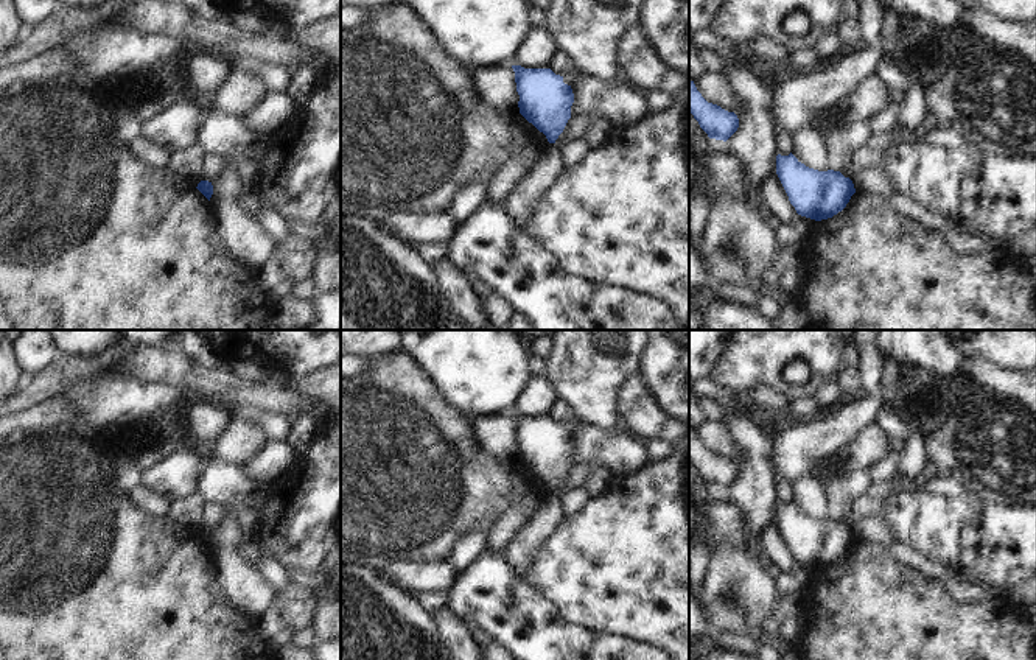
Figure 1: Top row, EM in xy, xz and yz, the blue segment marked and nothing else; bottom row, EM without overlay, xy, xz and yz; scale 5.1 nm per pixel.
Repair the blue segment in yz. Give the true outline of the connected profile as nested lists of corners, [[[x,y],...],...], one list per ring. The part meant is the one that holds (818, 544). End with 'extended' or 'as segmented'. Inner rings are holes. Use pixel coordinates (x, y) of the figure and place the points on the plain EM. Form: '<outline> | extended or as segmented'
[[[792,501],[776,504],[776,523],[796,562],[815,570],[842,560],[856,542],[852,529],[840,520],[809,517]]] | as segmented

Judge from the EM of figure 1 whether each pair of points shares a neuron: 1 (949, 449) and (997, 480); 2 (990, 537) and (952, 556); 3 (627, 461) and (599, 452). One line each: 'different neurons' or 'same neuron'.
1: same neuron
2: different neurons
3: same neuron

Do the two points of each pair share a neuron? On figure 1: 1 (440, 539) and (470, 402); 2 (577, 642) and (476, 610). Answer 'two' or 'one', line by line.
1: two
2: one

